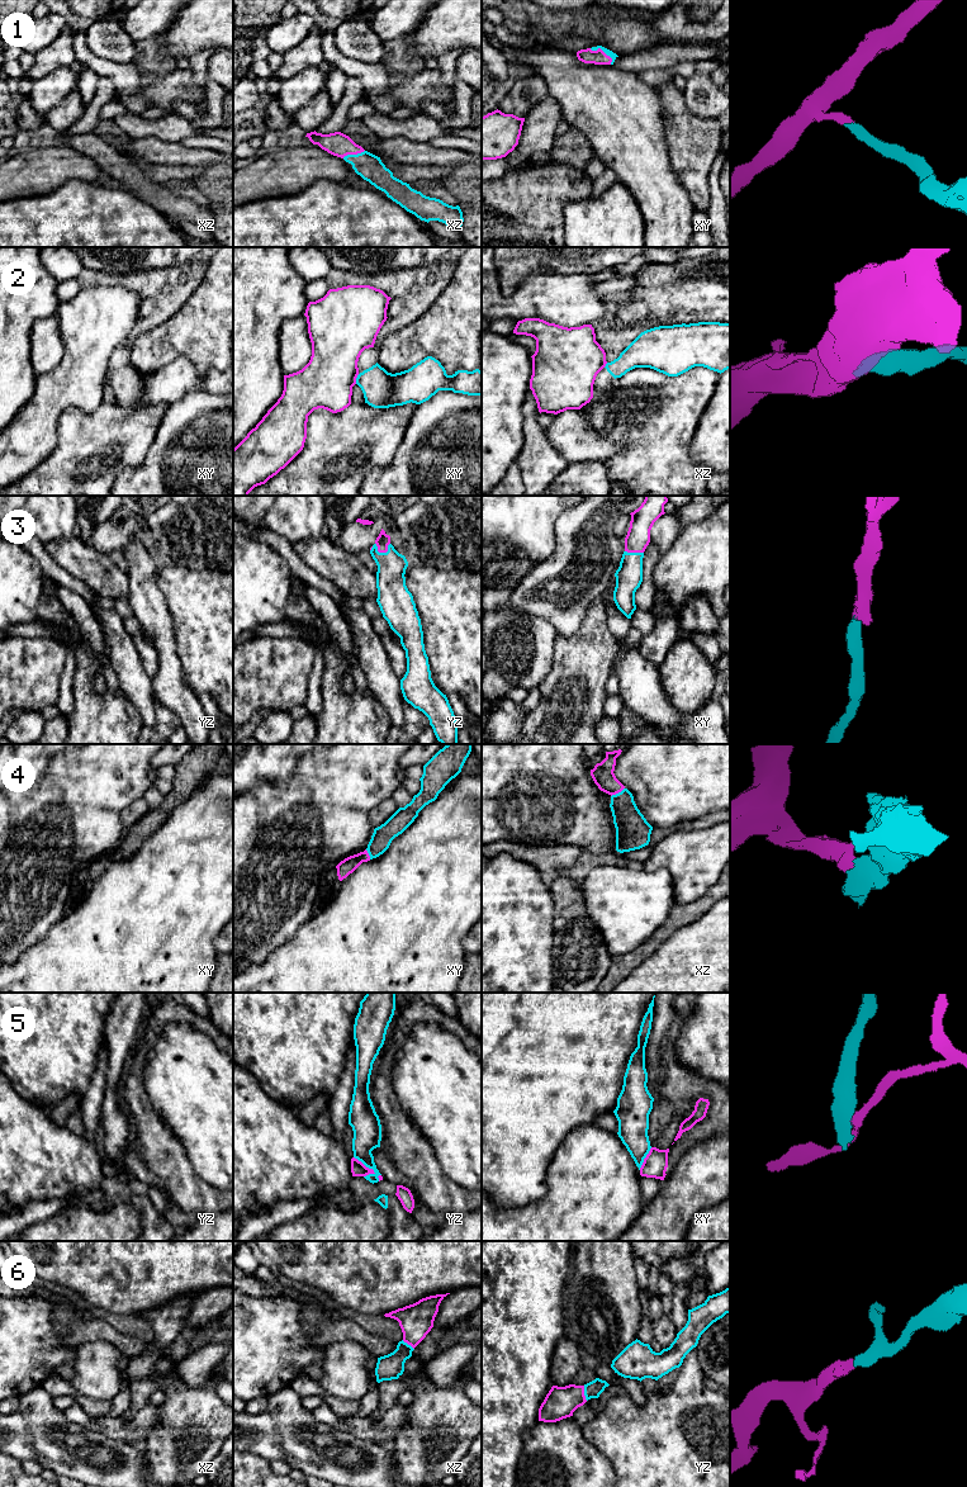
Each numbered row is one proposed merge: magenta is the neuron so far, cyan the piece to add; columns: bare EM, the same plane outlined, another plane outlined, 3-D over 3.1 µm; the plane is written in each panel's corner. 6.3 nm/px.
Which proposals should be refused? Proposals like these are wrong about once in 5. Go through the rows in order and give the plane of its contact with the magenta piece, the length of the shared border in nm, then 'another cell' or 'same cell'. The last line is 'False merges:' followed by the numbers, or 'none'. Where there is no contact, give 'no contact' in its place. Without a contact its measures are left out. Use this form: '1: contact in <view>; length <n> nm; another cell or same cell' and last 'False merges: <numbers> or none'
1: contact in xy; length 170 nm; same cell
2: contact in xy; length 70 nm; another cell
3: contact in yz; length 100 nm; same cell
4: contact in xz; length 110 nm; same cell
5: contact in yz; length 180 nm; another cell
6: contact in yz; length 100 nm; same cell
False merges: 2, 5

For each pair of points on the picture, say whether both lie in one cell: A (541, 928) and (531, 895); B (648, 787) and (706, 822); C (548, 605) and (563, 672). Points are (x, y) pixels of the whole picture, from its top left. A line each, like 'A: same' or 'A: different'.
A: same
B: different
C: different

